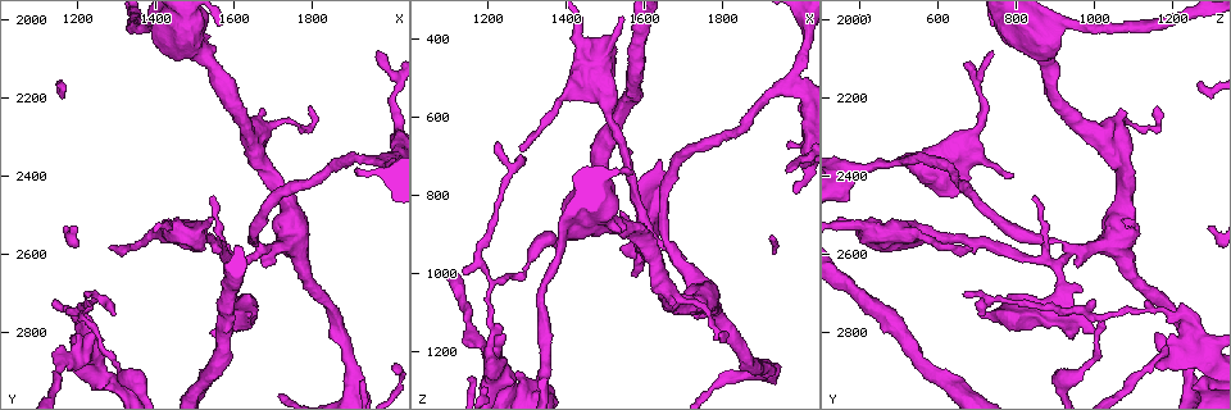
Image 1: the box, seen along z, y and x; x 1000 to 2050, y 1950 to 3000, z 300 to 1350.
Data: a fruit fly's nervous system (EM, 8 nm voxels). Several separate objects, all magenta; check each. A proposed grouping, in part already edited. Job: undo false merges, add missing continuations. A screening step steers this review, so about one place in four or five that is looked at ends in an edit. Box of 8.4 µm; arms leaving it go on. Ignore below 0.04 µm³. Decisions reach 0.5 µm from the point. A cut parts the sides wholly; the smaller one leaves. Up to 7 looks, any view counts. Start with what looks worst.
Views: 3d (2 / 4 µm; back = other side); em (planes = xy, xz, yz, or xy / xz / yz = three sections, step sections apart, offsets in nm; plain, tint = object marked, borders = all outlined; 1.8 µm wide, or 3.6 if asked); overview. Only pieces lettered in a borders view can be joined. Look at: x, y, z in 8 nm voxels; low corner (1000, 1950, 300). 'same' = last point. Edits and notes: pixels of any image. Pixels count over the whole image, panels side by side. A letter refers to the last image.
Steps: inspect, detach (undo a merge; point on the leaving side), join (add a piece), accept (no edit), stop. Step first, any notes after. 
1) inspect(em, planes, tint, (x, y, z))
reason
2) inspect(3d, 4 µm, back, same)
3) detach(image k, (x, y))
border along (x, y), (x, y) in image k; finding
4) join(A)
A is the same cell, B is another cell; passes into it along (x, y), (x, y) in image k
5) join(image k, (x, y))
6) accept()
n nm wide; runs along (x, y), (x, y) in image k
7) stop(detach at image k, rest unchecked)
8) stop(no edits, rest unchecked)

inspect(3d, 4 µm, (1765, 2510, 1045))
abrupt turn

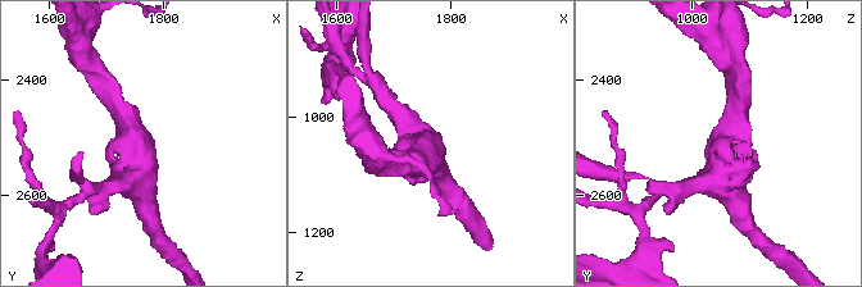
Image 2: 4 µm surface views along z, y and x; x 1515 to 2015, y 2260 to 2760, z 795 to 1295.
inspect(em, planes, borders, (1765, 2515, 1055))
need the tissue

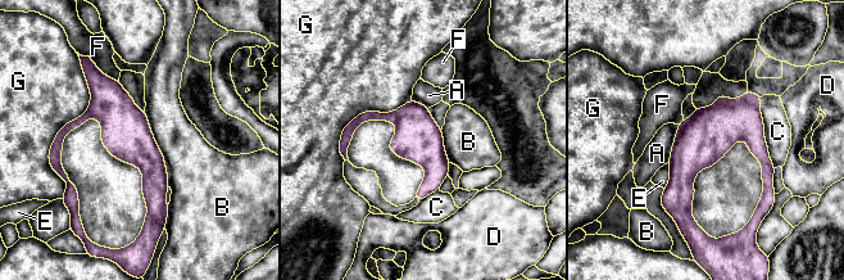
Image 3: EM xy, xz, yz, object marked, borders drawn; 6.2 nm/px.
accept()
A, B, C, D, E, F and G are other cells; border along (144, 111), (163, 156), (171, 186) in image 3; one cell here

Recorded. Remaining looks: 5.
inspect(em, planes, tint, (1185, 2880, 1175))
calibre changes

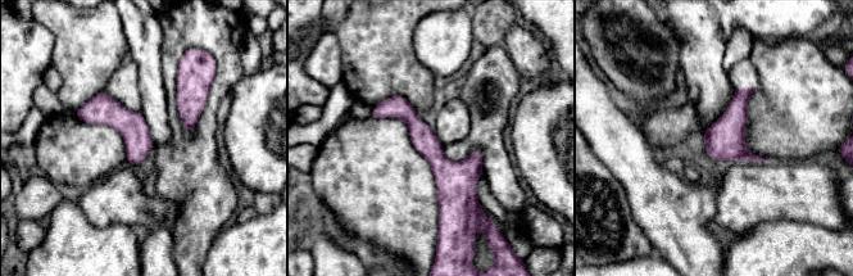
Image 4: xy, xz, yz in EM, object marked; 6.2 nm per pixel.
inspect(em, planes, borders, same)

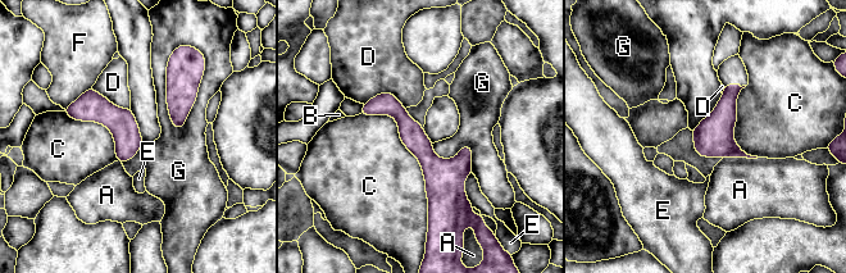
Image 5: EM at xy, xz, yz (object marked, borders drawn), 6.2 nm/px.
accept()
160 nm wide; A, B, C, D, E, F and G are other cells; runs along (381, 96), (436, 171), (435, 215) in image 5; all the same cell

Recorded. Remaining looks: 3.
inspect(3d, 2 µm, (1970, 2090, 735))
thin end

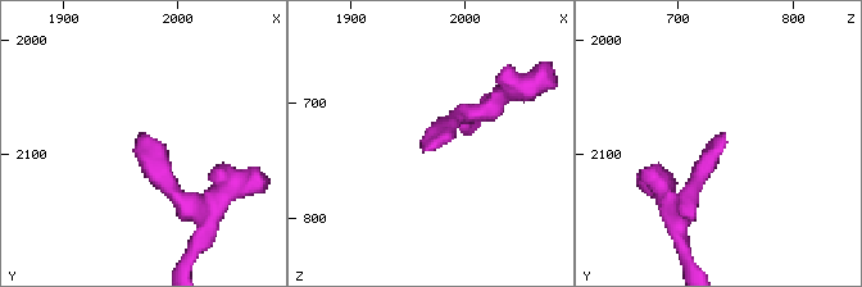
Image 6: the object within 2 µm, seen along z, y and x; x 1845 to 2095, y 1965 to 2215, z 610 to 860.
inspect(em, yz, step 8, tint, (1962, 2086, 740))
shape alone is not enough

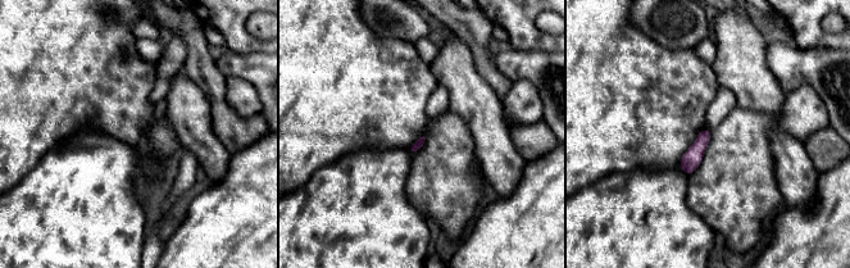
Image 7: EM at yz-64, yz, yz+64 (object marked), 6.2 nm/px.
inspect(em, planes, borders, same)

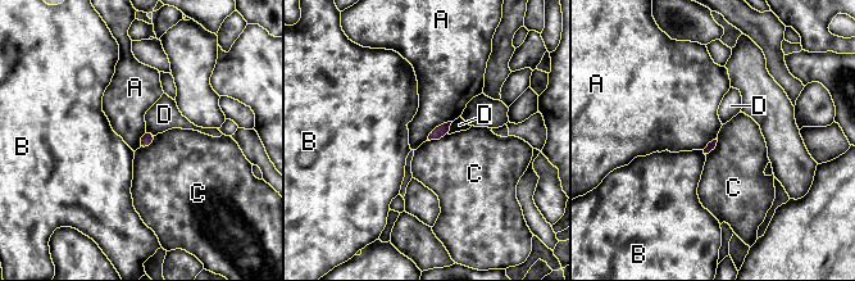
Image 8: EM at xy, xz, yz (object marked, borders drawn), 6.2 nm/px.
accept()
A, B, C and D are other cells; border along (451, 121), (439, 123), (427, 139) in image 8; none of them fits

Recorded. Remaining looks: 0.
stop(no edits, rest unchecked)

